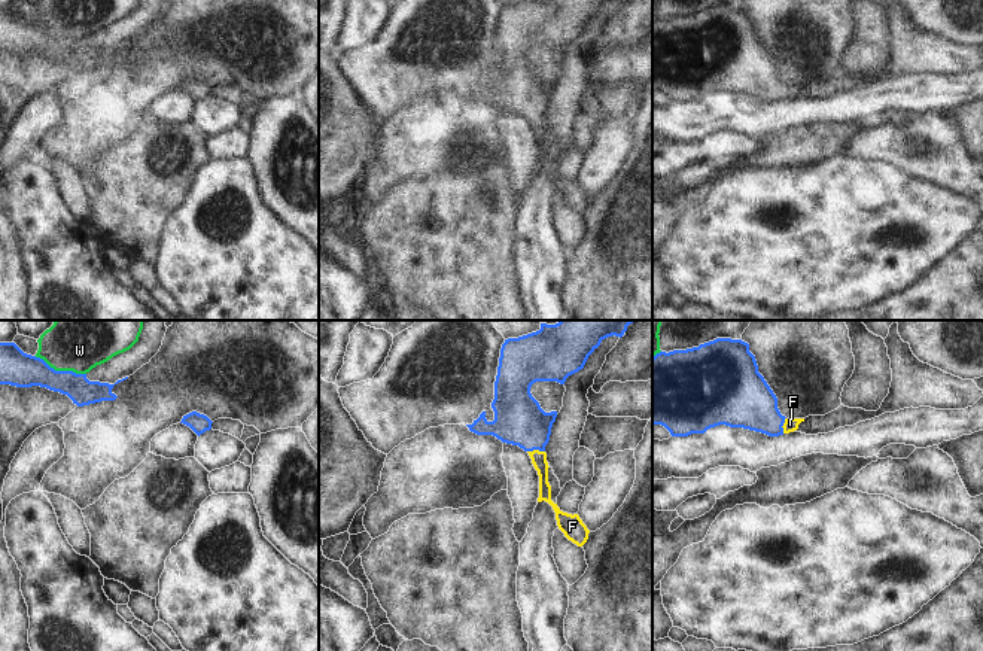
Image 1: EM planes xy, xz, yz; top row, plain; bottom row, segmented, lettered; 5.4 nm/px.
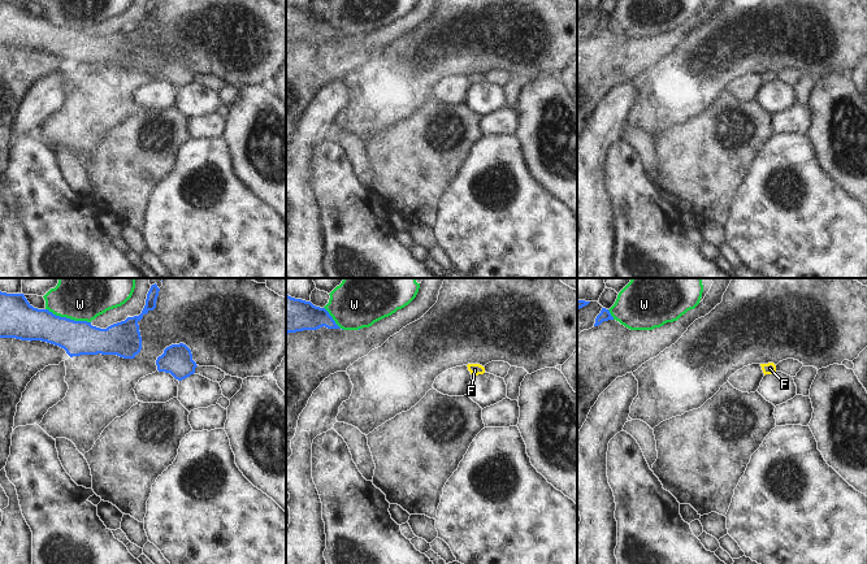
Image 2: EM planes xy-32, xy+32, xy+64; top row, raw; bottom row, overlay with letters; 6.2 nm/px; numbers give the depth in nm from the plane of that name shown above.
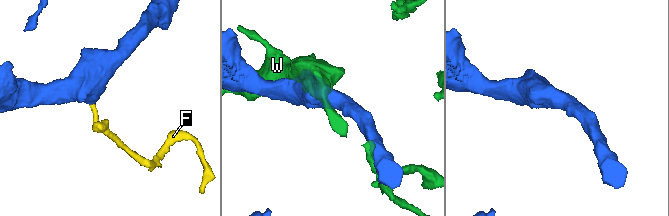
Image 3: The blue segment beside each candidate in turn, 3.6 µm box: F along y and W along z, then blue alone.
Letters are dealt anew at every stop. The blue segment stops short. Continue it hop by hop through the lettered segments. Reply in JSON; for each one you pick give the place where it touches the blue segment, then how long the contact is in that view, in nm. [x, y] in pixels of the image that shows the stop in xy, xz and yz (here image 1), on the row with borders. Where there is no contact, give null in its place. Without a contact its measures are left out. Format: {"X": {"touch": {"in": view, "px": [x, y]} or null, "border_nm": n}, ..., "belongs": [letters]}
{"F": {"touch": {"in": "xz", "px": [535, 449]}, "border_nm": 100}, "belongs": ["F"]}

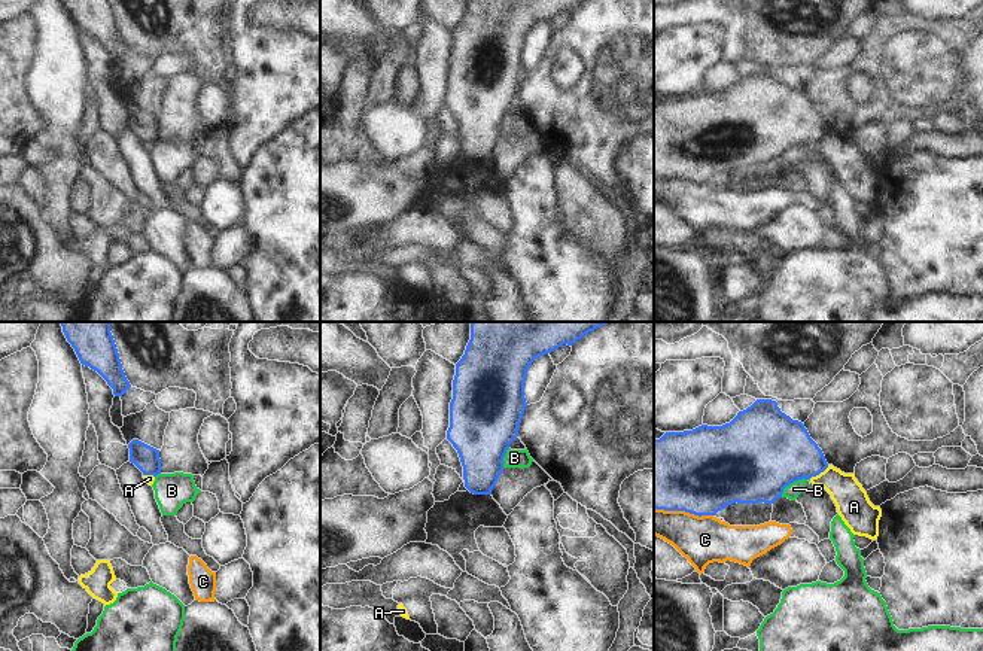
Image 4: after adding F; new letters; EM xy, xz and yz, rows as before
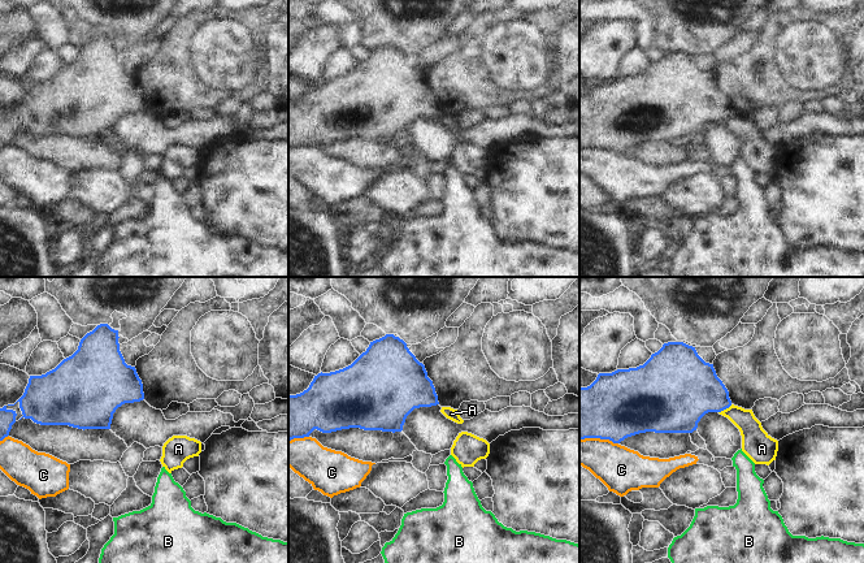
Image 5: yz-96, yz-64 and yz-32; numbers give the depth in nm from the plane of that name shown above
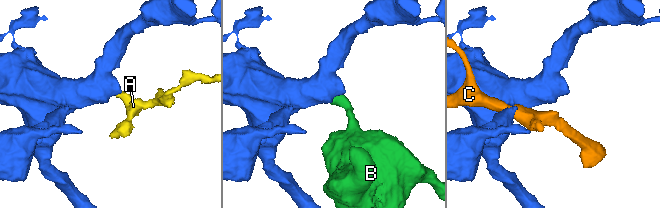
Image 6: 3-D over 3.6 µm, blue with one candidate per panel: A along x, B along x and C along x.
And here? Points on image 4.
{"belongs": []}

